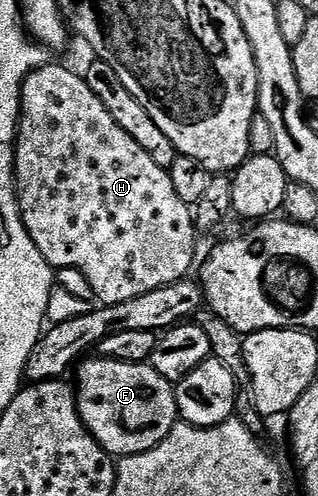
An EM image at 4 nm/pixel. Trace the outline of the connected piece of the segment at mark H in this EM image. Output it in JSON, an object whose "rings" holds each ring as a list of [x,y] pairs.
{"rings":[[[49,63],[41,69],[36,69],[24,80],[22,95],[20,96],[20,131],[16,134],[16,201],[20,204],[22,223],[34,239],[34,247],[42,251],[46,263],[53,270],[77,269],[90,279],[92,296],[100,305],[117,305],[126,303],[126,299],[134,299],[138,295],[146,295],[158,287],[166,287],[175,281],[183,281],[192,269],[192,260],[196,257],[196,219],[193,210],[182,199],[178,199],[178,191],[174,191],[174,183],[170,183],[168,170],[158,167],[118,123],[114,123],[114,115],[102,107],[102,99],[90,91],[87,81],[79,72],[67,69],[64,65]]]}

